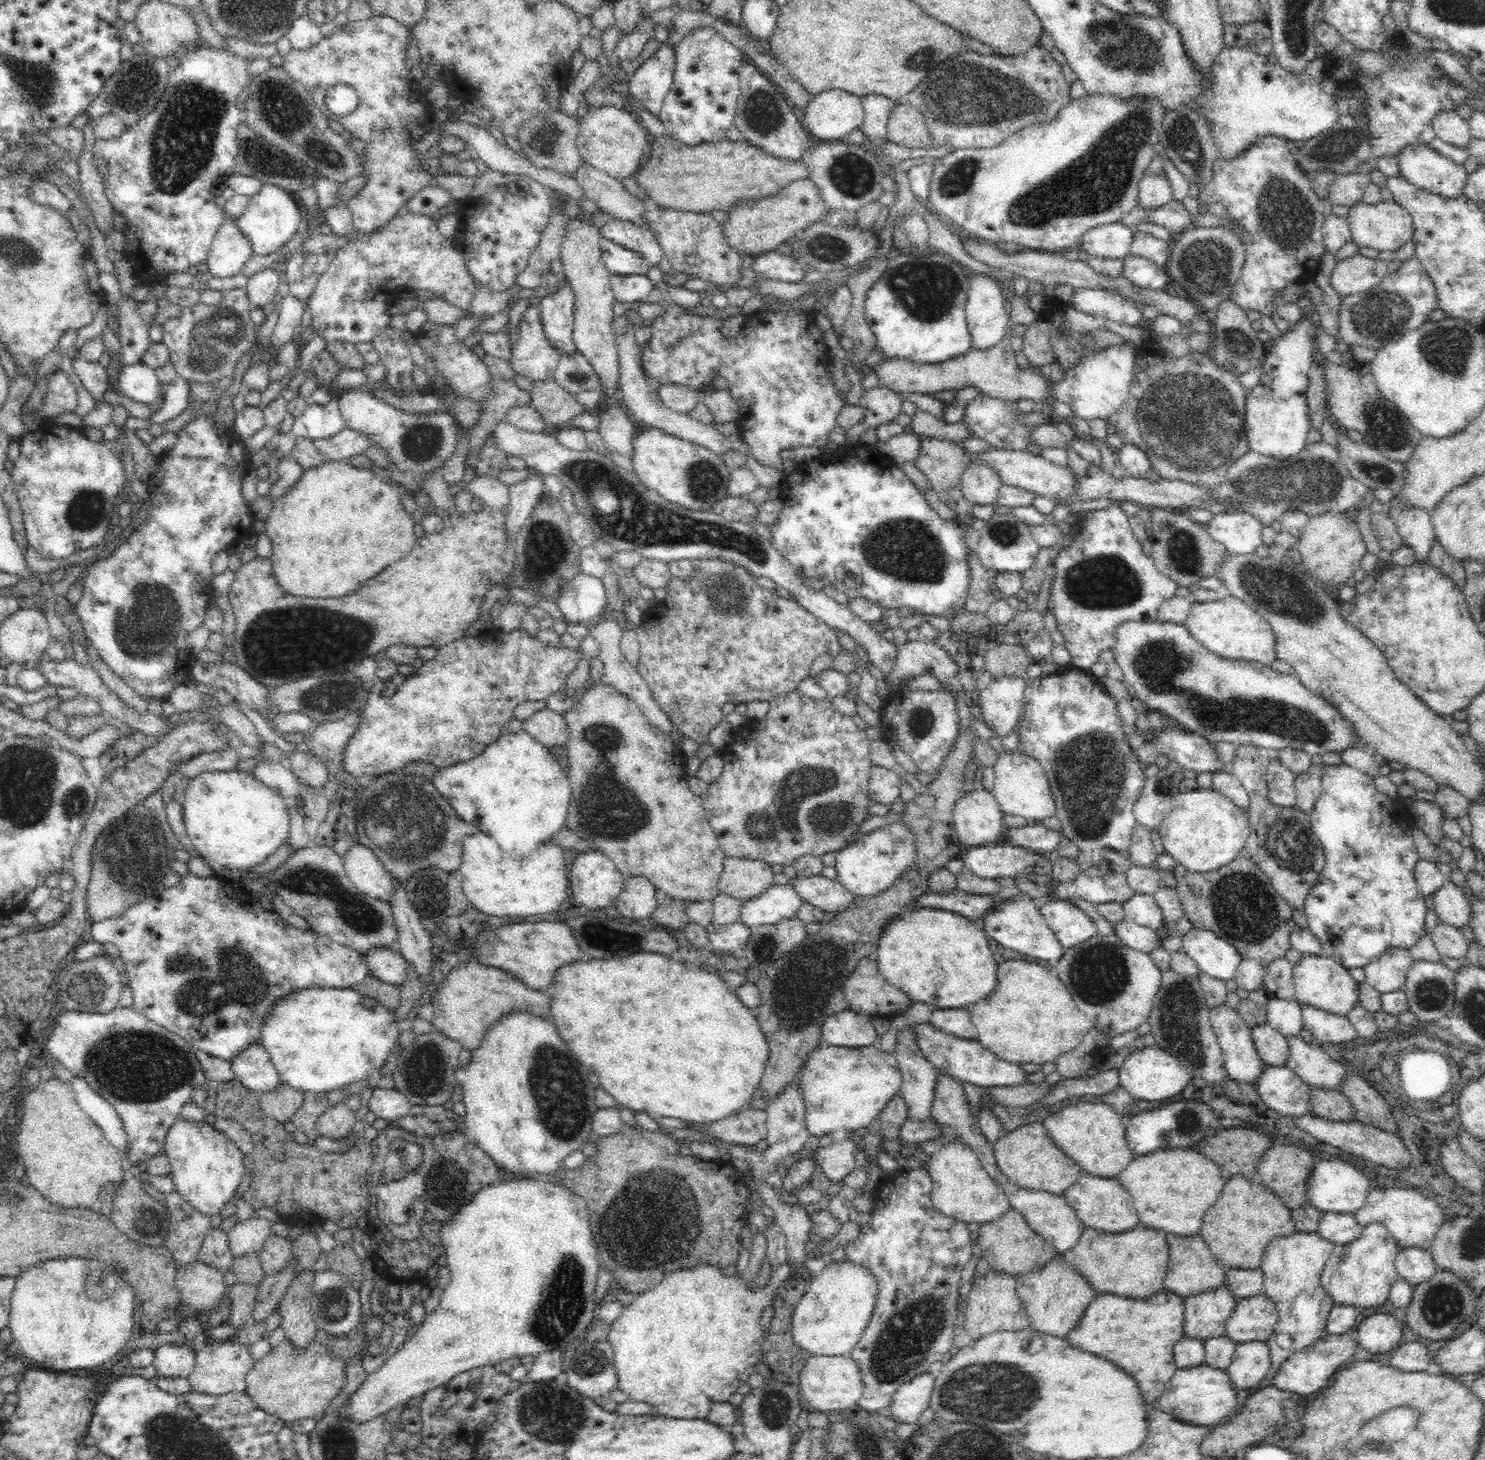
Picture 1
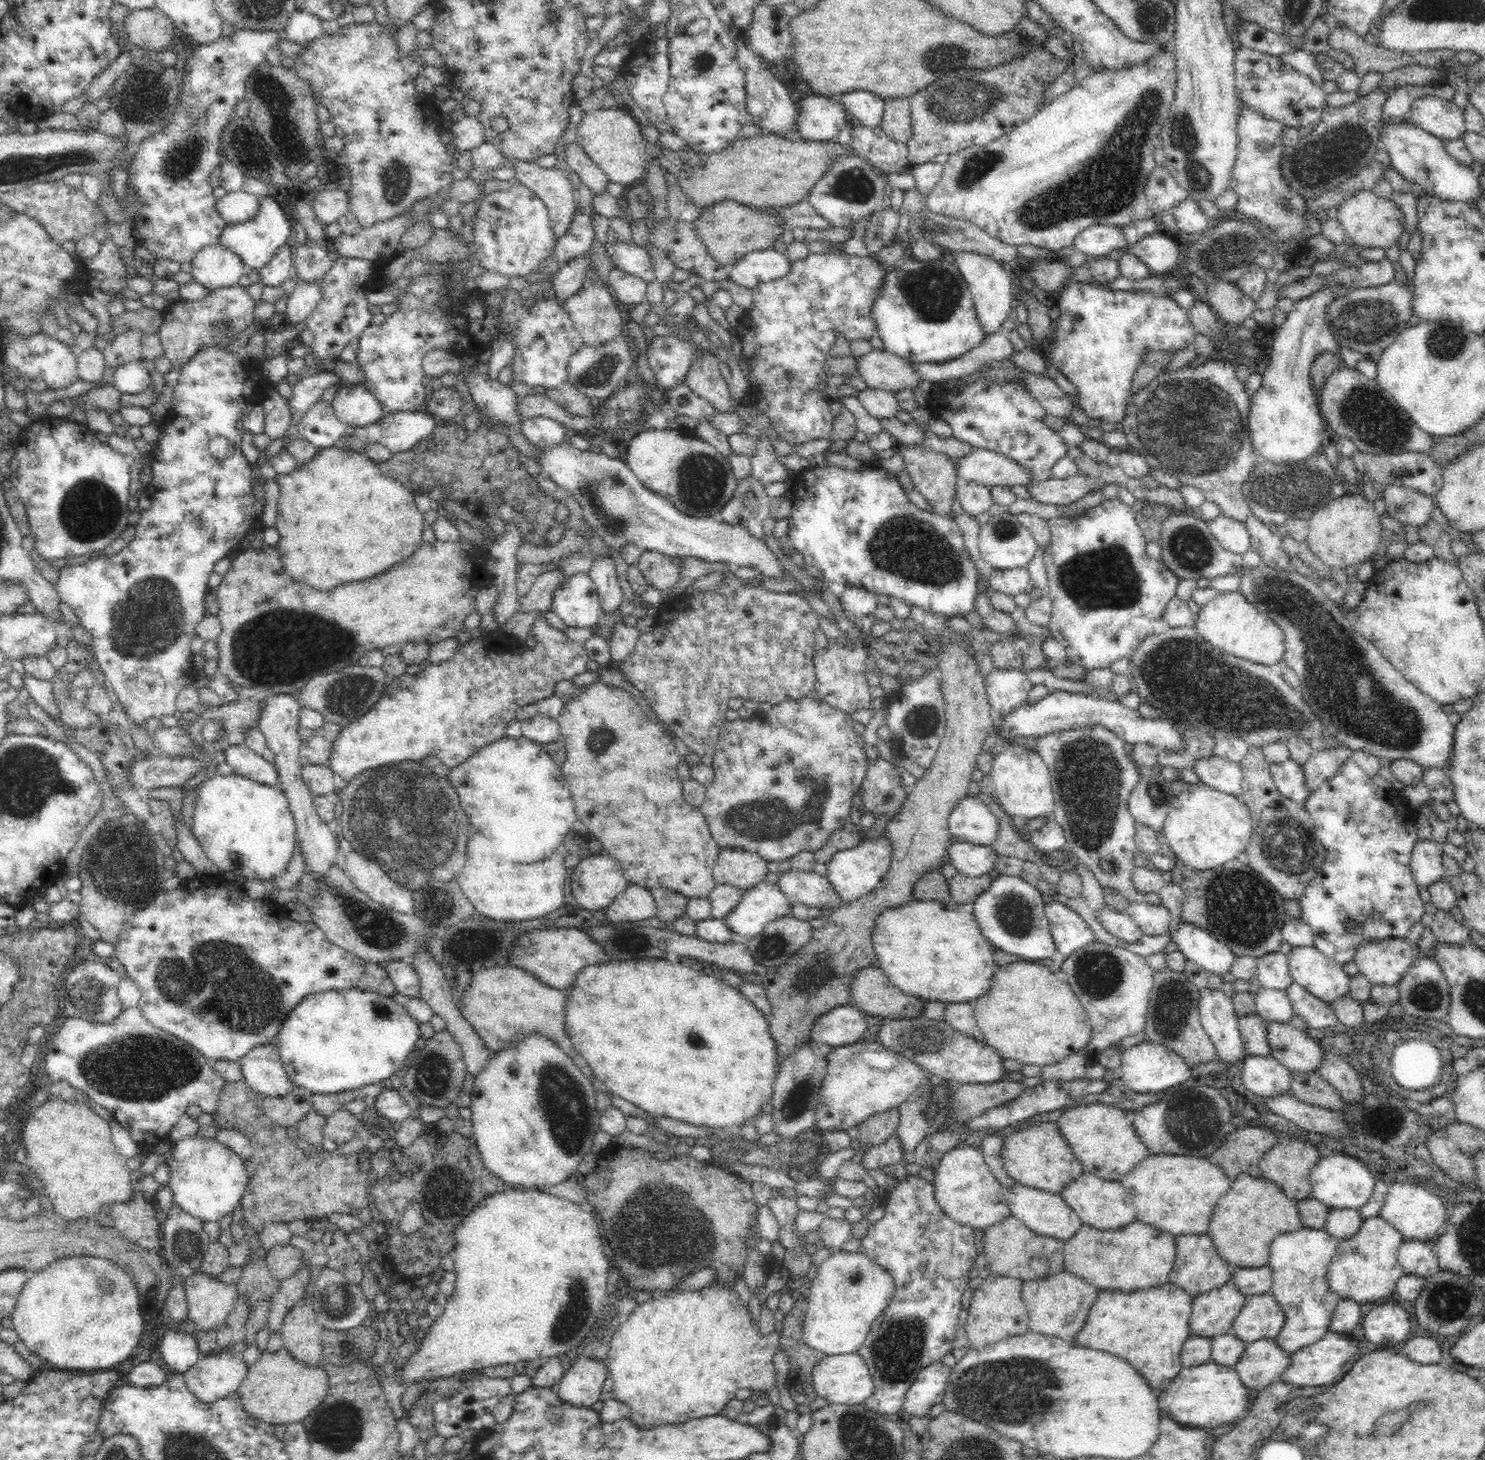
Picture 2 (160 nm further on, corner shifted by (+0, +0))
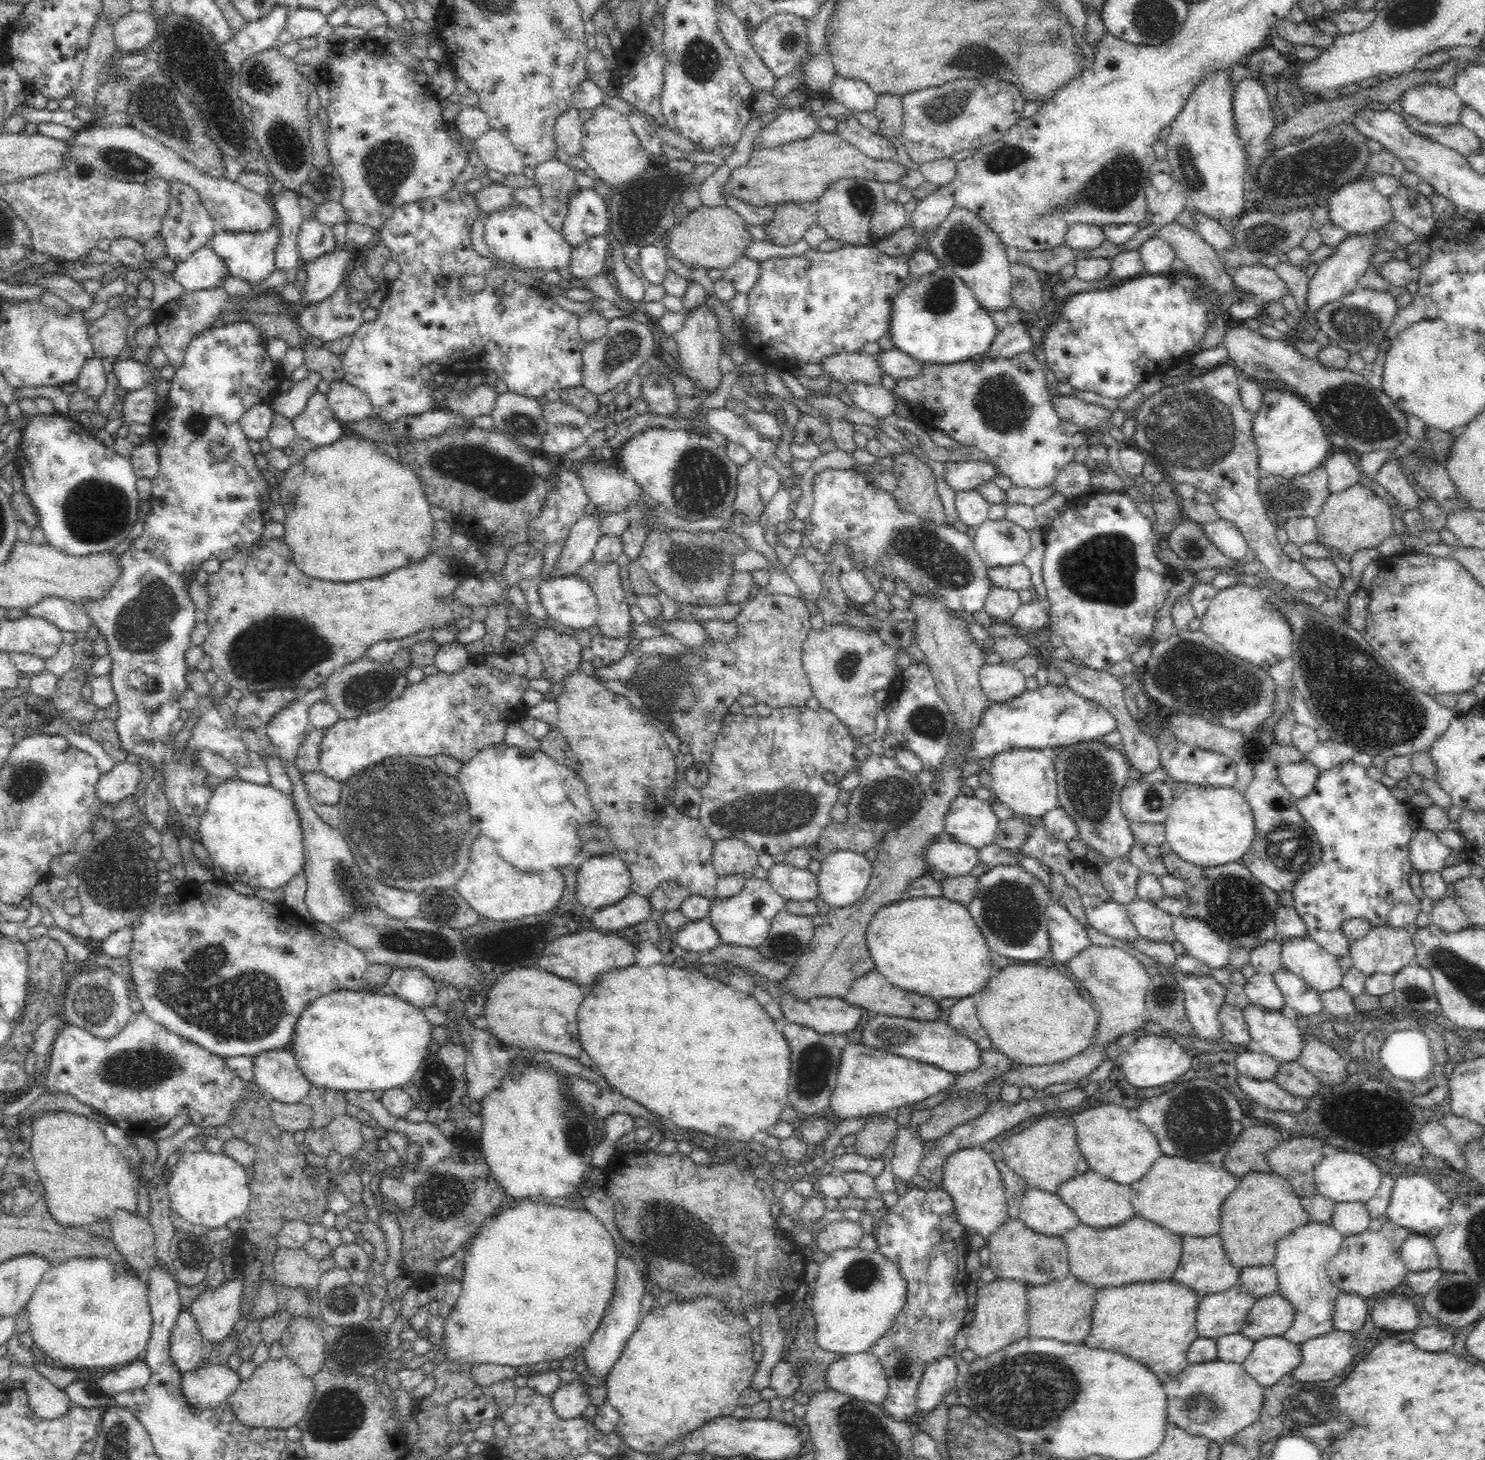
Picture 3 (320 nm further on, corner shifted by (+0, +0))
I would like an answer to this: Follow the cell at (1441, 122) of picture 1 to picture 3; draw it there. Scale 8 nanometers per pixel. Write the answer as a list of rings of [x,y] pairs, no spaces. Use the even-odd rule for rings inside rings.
[[[1432,83],[1406,90],[1398,102],[1405,114],[1431,125],[1456,125],[1463,106],[1453,89]]]

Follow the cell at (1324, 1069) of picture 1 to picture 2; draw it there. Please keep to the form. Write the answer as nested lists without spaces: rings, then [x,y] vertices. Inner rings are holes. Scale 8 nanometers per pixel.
[[[1267,1022],[1266,1039],[1271,1056],[1292,1072],[1311,1073],[1322,1065],[1324,1047],[1308,1031],[1296,1030],[1290,1023]]]

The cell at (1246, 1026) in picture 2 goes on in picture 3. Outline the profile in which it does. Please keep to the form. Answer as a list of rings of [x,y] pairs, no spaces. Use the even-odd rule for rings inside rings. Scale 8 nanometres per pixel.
[[[1224,1002],[1220,1005],[1218,1020],[1223,1030],[1223,1041],[1231,1042],[1242,1050],[1252,1042],[1240,1007]]]

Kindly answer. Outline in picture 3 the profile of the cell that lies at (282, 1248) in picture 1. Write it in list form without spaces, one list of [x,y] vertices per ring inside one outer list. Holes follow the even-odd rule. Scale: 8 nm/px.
[[[303,1248],[278,1249],[273,1258],[275,1280],[288,1288],[317,1290],[320,1275],[319,1260],[312,1258]]]

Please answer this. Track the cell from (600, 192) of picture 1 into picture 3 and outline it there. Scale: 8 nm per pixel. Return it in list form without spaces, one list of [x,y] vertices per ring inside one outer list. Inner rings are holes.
[[[568,108],[555,123],[555,140],[557,146],[564,152],[577,158],[582,156],[582,125],[579,118],[579,110]]]

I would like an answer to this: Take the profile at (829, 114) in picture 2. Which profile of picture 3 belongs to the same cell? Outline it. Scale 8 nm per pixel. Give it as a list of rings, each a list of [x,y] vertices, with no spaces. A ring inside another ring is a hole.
[[[789,110],[780,114],[766,127],[762,127],[755,138],[754,146],[777,147],[784,143],[813,136],[818,130],[818,117],[804,110]]]

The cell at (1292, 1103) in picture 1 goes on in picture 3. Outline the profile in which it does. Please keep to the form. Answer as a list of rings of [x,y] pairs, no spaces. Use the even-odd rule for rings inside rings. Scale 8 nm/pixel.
[[[1257,1048],[1251,1051],[1240,1049],[1235,1065],[1240,1075],[1256,1081],[1273,1081],[1279,1069],[1279,1062],[1275,1058]]]

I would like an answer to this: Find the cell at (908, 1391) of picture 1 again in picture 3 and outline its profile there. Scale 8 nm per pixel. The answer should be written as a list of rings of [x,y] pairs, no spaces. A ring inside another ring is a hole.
[[[944,1354],[931,1362],[917,1388],[917,1408],[920,1413],[934,1410],[957,1384],[958,1369],[954,1356]]]

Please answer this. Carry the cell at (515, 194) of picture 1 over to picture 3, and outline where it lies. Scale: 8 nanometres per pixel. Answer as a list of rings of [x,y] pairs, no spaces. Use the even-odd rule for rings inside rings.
[[[526,205],[509,206],[504,212],[496,210],[486,220],[486,242],[496,258],[502,258],[519,268],[544,268],[545,271],[569,268],[573,246],[563,237],[561,231],[554,230],[542,215],[526,208]]]

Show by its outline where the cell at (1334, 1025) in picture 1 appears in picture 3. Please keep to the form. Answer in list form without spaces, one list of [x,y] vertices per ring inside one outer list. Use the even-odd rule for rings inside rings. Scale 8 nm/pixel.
[[[1284,967],[1278,968],[1276,972],[1272,972],[1273,980],[1278,985],[1281,995],[1283,996],[1286,1006],[1293,1008],[1297,1014],[1309,1016],[1312,1014],[1322,1013],[1322,1003],[1320,1002],[1320,995],[1317,990],[1310,988],[1306,981],[1294,973],[1286,970]]]

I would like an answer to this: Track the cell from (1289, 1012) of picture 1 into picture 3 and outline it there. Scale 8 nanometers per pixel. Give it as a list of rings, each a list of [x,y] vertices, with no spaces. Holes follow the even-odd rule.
[[[1255,972],[1244,980],[1244,990],[1251,1003],[1264,1007],[1266,1011],[1280,1011],[1285,1002],[1272,974]]]

